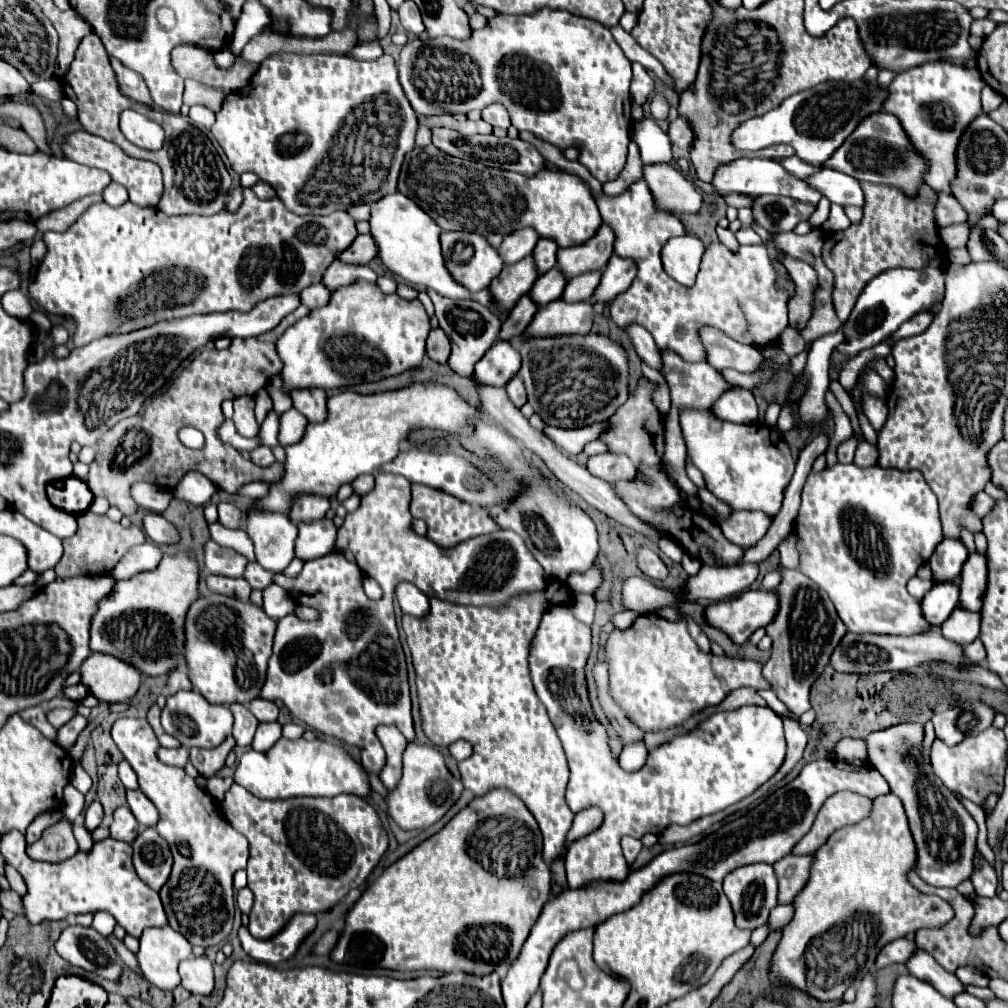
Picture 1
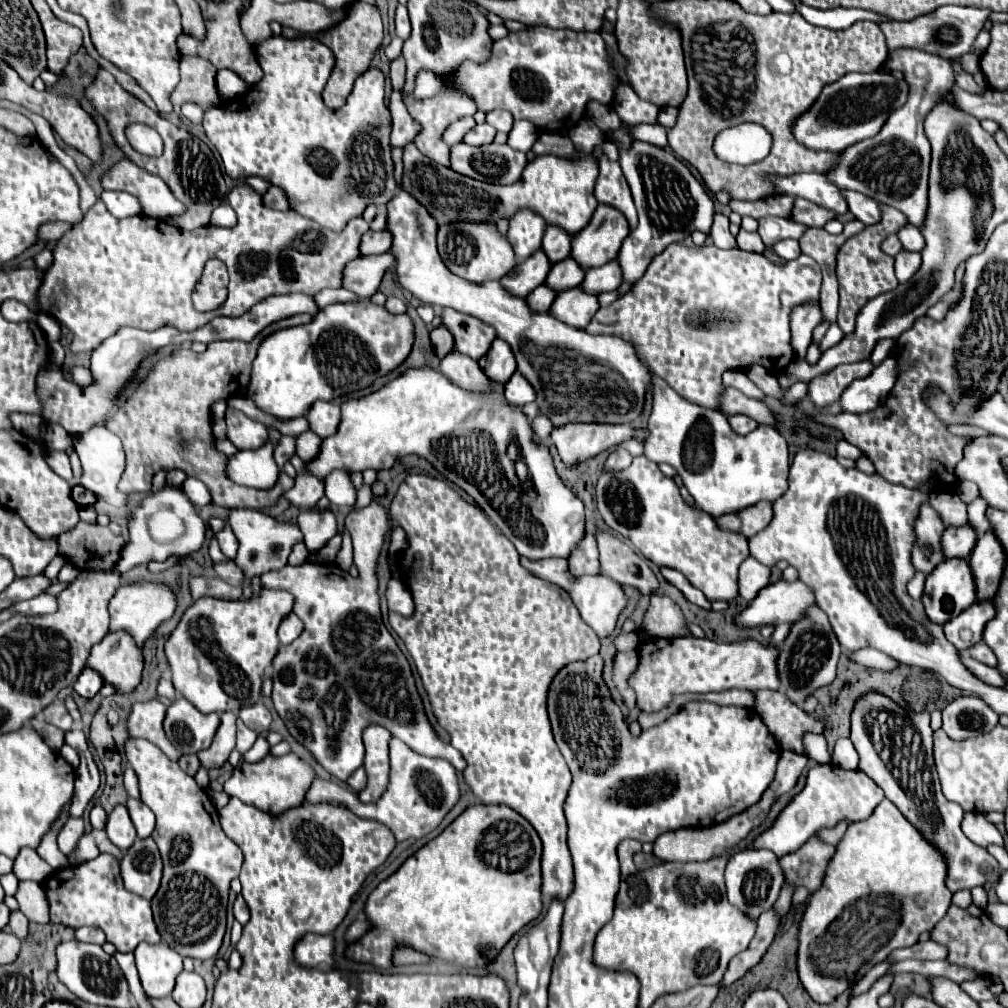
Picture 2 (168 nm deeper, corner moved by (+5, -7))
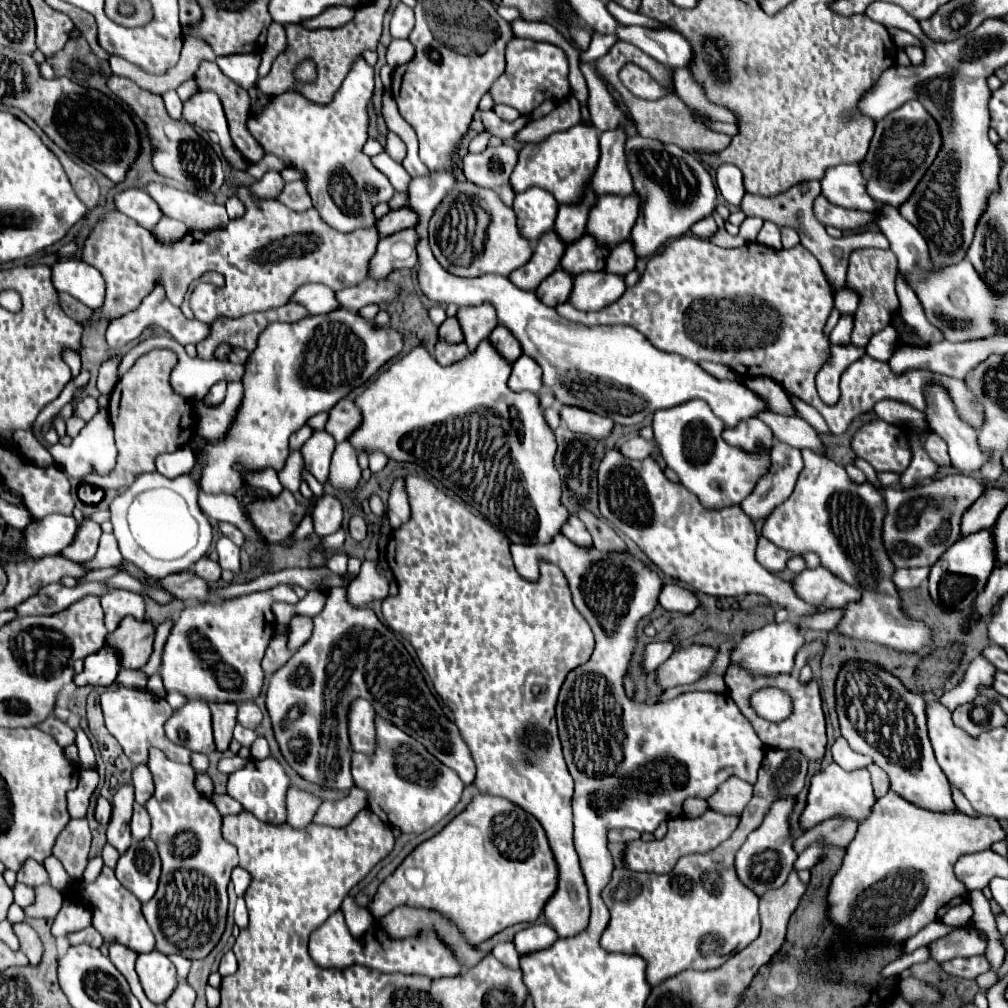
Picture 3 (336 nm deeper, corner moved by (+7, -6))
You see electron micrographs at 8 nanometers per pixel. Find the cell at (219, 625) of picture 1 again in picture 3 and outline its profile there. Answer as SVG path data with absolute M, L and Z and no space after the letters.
M280 583L270 591L258 591L220 603L198 603L186 607L172 627L162 651L160 675L166 691L178 691L188 699L242 703L260 695L264 673L260 661L268 637L276 627L272 603L298 603L292 583Z

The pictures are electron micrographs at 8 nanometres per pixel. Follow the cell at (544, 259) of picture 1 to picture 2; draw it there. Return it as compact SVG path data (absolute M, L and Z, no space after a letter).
M556 226L546 228L544 240L542 240L542 250L548 256L550 264L562 262L570 254L570 242L572 242L572 238L568 234L562 234L562 230L558 230Z

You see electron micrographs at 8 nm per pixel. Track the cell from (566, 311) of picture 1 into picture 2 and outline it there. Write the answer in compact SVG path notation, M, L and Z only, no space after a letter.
M578 288L560 292L550 306L550 314L556 320L566 322L568 326L578 330L584 330L590 324L596 310L598 310L598 298Z

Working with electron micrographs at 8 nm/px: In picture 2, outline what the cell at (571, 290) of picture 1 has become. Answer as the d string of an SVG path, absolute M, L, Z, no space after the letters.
M608 262L606 266L598 266L598 270L586 270L586 276L580 284L580 290L588 294L602 294L612 292L622 284L618 262Z

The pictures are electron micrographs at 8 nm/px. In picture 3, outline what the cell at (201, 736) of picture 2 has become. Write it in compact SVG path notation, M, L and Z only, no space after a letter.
M188 701L178 709L174 717L166 721L166 735L172 743L184 745L190 751L210 755L216 749L210 709L204 701Z

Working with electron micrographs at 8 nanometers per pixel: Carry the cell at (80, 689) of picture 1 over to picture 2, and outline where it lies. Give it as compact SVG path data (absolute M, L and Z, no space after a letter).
M84 668L82 674L78 676L78 682L74 686L74 692L80 694L82 698L94 698L98 694L98 690L102 688L102 678L98 678L98 672Z

